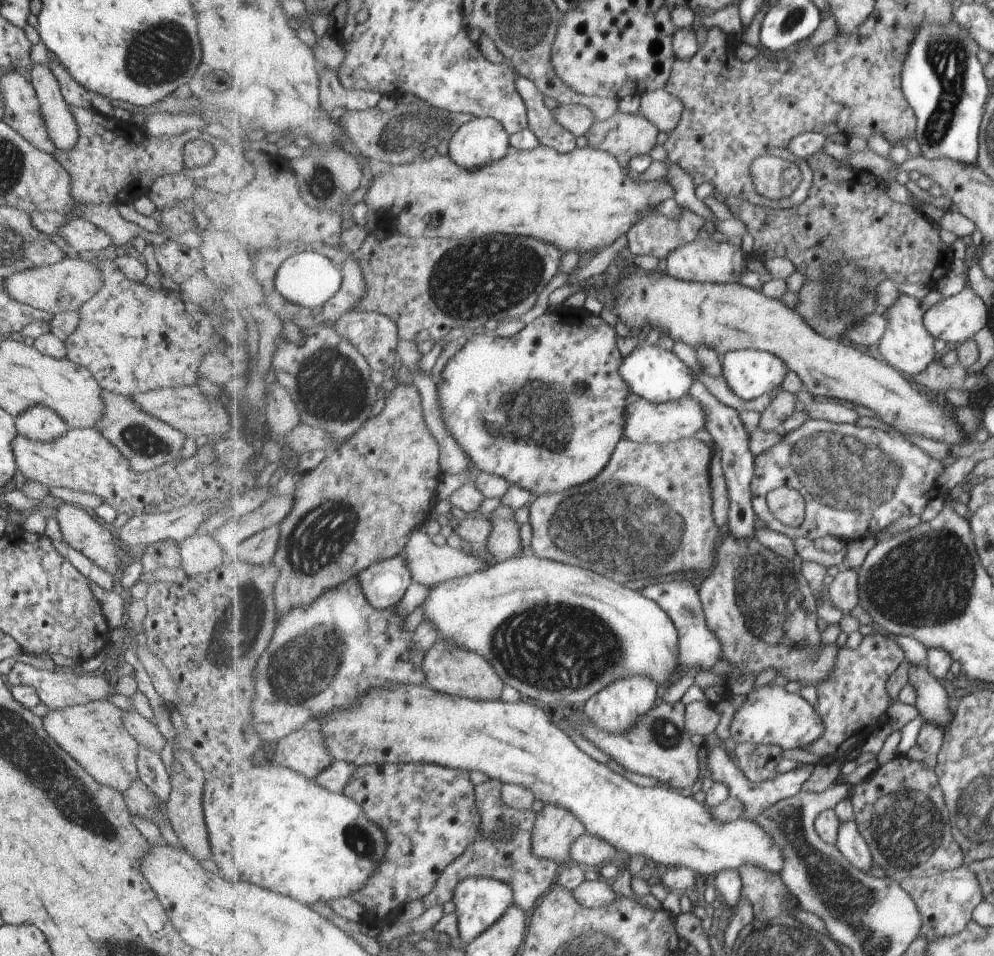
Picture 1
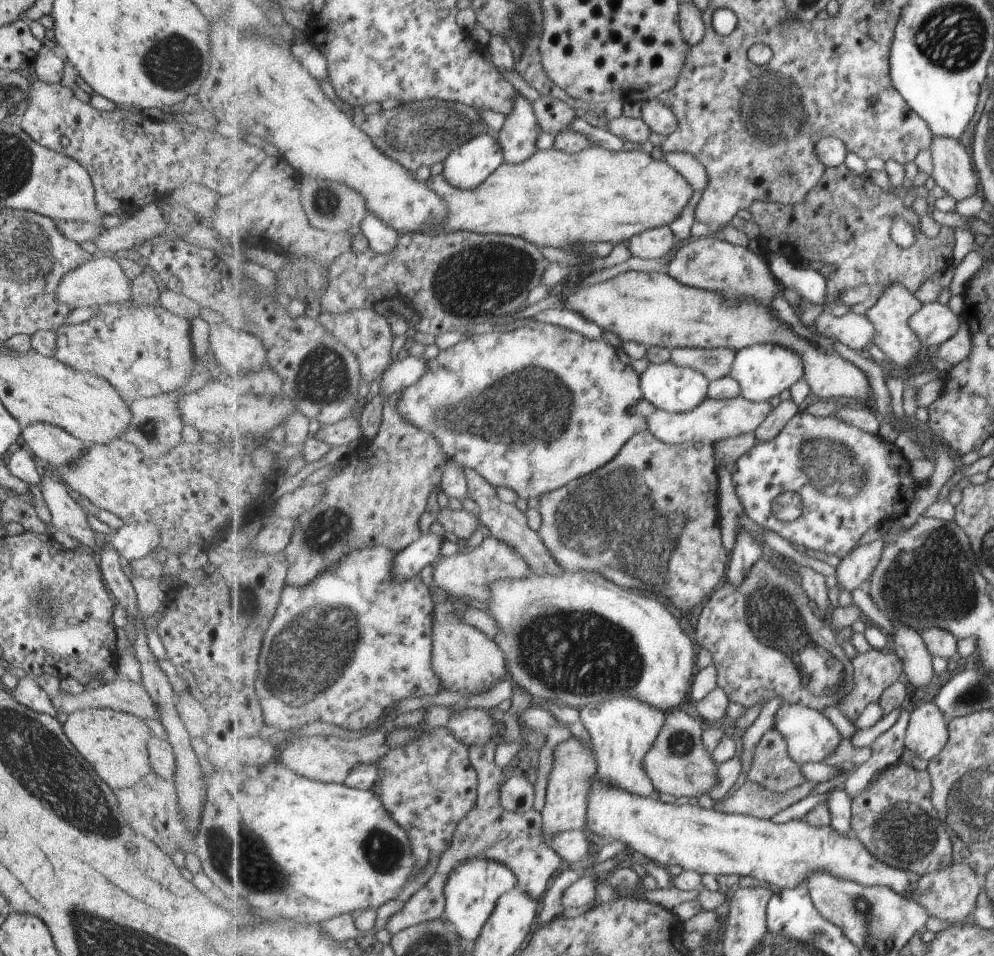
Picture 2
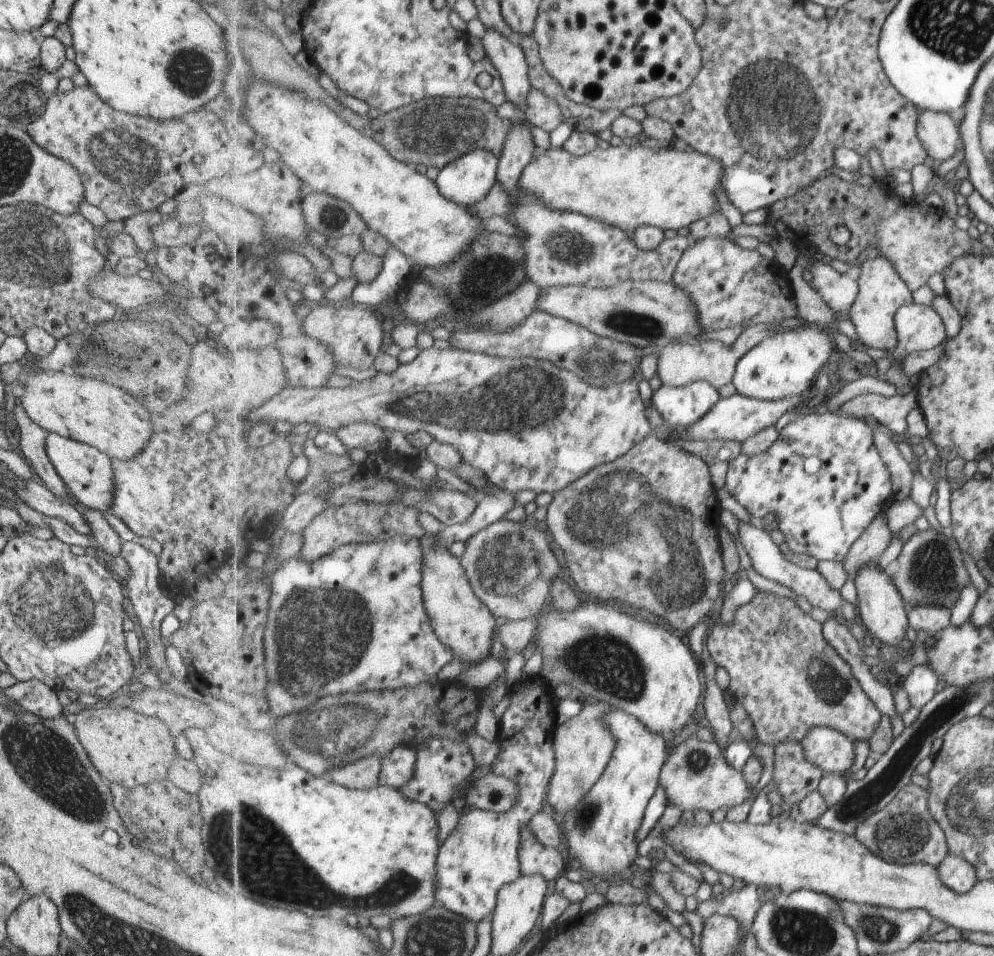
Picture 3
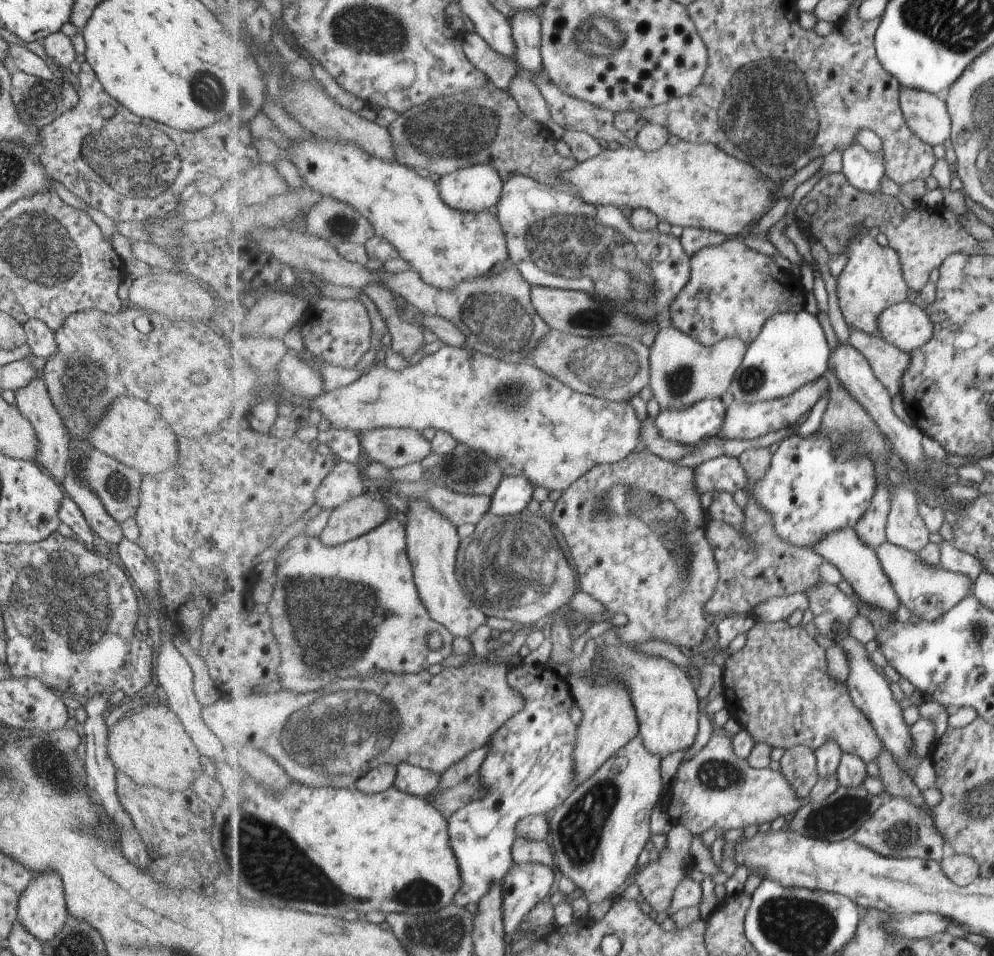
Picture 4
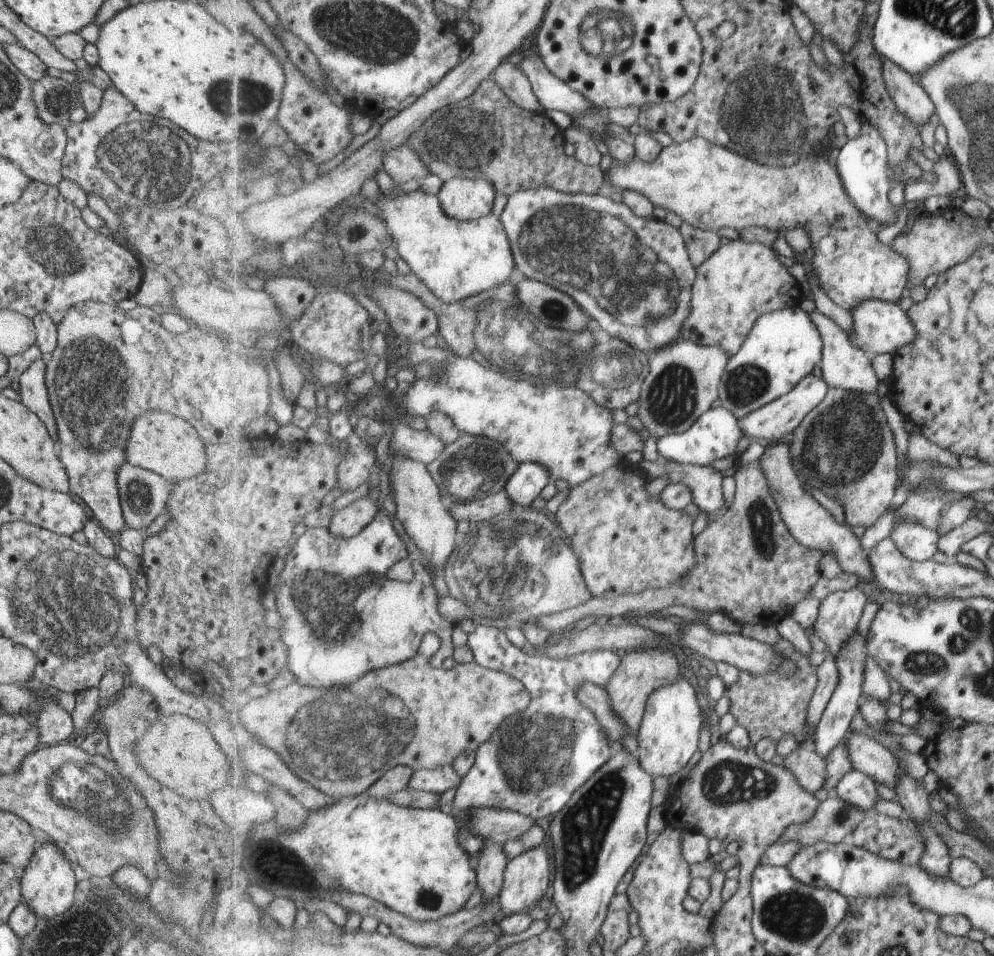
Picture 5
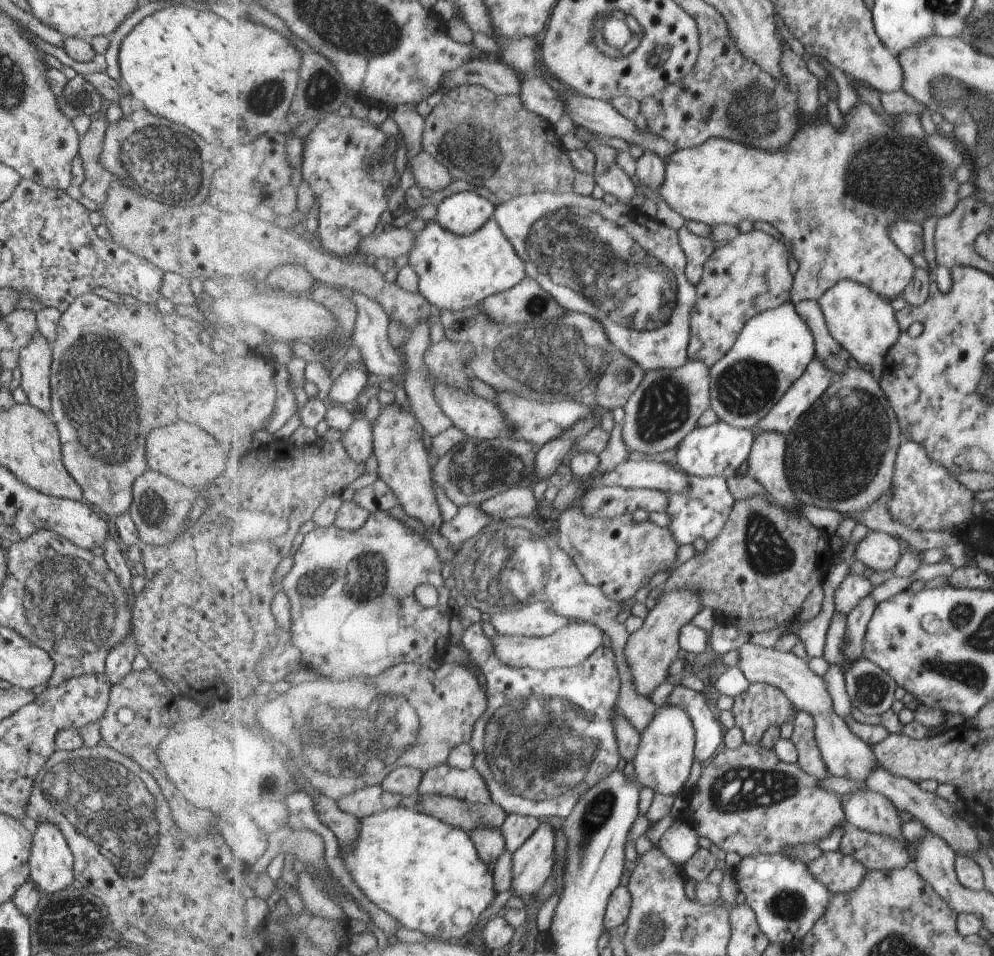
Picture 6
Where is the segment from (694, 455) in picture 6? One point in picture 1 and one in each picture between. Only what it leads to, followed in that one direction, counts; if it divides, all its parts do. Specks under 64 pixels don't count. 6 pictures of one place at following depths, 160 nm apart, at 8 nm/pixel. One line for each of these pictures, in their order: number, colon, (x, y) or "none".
1: (658, 375)
2: (667, 386)
3: (679, 406)
4: (697, 424)
5: (716, 434)

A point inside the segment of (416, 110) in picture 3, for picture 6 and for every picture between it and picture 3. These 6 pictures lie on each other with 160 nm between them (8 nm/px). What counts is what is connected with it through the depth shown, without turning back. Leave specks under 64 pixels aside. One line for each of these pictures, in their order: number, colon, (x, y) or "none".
4: (486, 125)
5: (488, 136)
6: (490, 140)

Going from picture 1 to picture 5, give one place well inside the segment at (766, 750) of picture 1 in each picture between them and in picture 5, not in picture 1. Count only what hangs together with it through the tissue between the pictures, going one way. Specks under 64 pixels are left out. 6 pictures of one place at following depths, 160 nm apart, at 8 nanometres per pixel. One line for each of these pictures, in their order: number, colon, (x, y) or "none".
2: (772, 767)
3: (795, 778)
4: (799, 765)
5: (810, 768)

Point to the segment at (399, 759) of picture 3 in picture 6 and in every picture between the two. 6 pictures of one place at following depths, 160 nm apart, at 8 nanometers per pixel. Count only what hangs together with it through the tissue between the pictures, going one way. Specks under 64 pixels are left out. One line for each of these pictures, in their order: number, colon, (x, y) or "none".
4: (420, 782)
5: (439, 780)
6: (469, 784)

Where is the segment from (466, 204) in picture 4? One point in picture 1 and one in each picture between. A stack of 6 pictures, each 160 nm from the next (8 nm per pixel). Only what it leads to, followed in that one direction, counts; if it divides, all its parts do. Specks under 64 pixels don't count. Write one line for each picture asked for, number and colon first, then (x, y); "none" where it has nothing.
1: (480, 142)
2: (469, 165)
3: (468, 180)

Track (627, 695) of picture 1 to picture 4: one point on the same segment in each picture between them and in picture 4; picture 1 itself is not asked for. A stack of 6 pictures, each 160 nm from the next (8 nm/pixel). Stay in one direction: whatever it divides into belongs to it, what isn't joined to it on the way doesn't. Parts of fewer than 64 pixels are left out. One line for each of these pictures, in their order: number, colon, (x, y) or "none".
2: (622, 730)
3: (601, 833)
4: (598, 834)

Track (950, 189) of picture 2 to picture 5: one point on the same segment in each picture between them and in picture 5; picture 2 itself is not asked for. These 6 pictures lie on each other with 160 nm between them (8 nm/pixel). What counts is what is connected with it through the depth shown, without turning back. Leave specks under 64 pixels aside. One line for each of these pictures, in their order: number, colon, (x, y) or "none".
3: (937, 132)
4: (927, 116)
5: (911, 100)

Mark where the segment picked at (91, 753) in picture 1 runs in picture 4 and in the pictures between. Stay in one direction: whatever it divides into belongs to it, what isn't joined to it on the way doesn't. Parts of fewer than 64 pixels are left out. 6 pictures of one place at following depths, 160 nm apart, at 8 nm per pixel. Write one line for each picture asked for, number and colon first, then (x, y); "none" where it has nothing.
2: (113, 743)
3: (128, 749)
4: (149, 746)

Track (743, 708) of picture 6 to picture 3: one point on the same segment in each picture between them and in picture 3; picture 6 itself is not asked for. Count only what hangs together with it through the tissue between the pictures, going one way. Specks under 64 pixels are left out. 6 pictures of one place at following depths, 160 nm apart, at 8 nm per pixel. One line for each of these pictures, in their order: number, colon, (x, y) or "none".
3: (790, 680)
4: (780, 680)
5: (774, 705)

